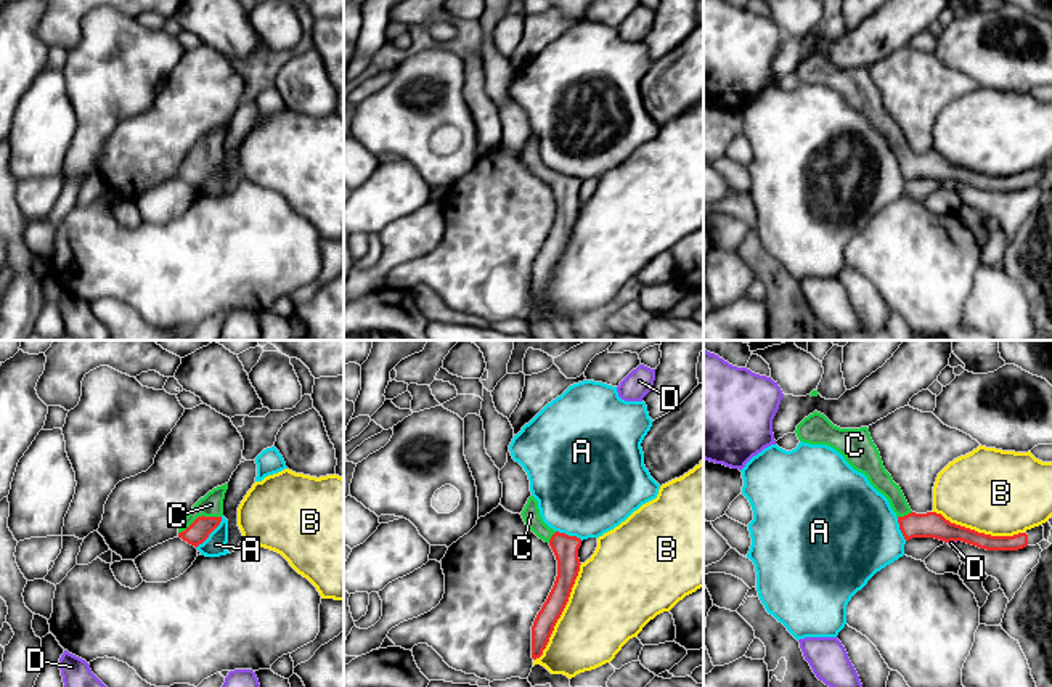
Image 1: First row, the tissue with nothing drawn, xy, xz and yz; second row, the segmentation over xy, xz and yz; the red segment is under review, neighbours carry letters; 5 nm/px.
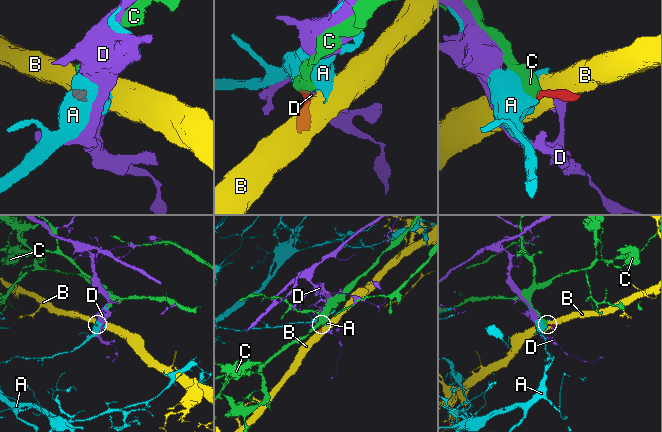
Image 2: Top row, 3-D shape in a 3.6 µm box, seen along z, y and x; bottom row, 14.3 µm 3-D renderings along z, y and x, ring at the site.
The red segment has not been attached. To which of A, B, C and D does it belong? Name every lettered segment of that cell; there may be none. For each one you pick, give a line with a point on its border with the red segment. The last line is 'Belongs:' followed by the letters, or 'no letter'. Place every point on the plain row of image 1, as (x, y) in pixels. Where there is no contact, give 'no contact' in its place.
C: meets red in xy at (199, 158)
Belongs: C

